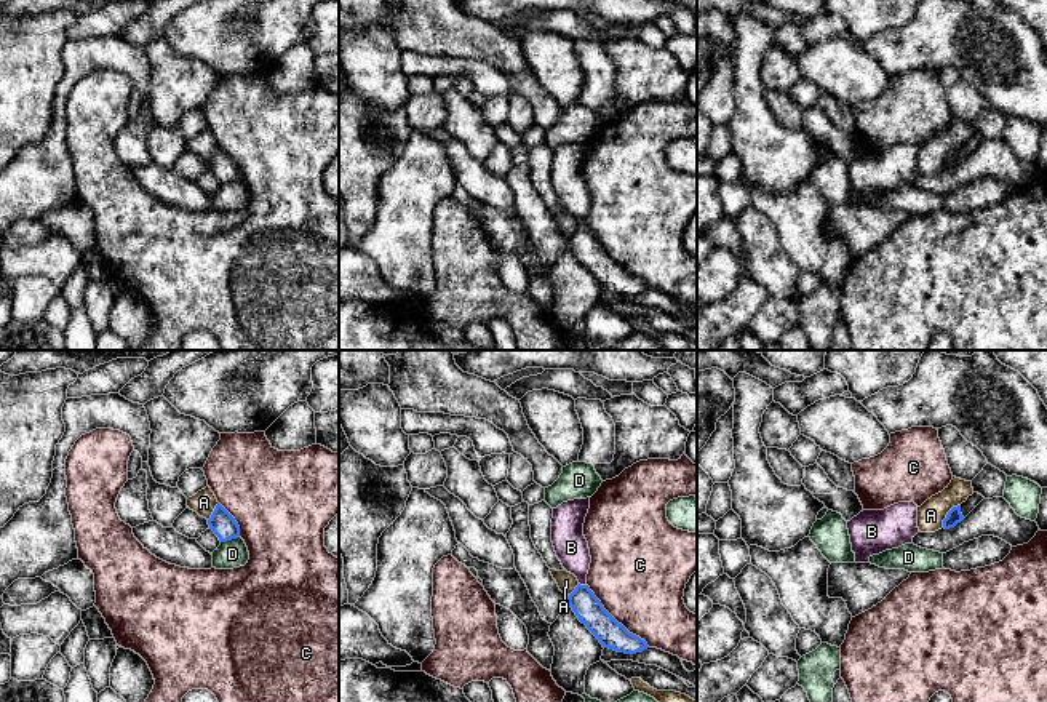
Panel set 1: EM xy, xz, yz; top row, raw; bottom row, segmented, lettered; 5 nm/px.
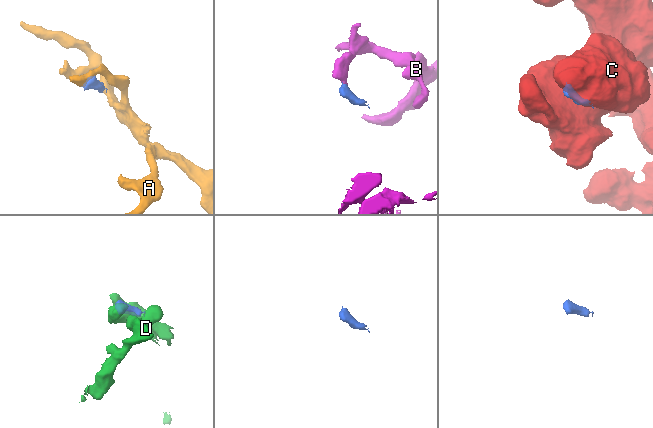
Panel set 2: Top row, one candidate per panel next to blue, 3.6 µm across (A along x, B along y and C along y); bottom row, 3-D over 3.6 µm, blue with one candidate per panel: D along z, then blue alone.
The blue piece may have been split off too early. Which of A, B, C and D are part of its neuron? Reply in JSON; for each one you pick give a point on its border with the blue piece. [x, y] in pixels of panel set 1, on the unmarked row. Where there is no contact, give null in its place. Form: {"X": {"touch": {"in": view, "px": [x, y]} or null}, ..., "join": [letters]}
{"B": {"touch": {"in": "xz", "px": [582, 227]}}, "join": ["B"]}

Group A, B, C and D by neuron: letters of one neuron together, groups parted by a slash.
A / B / C / D

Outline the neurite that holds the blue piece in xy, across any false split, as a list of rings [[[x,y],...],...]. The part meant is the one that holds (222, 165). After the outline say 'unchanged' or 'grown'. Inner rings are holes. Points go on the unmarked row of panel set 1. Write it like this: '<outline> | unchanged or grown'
[[[221,146],[216,147],[211,160],[208,162],[208,166],[221,184],[240,179],[238,165]]] | unchanged

